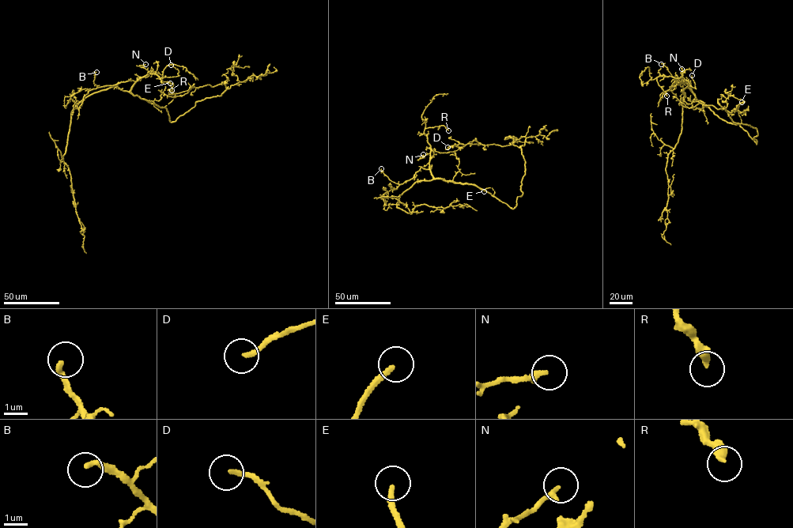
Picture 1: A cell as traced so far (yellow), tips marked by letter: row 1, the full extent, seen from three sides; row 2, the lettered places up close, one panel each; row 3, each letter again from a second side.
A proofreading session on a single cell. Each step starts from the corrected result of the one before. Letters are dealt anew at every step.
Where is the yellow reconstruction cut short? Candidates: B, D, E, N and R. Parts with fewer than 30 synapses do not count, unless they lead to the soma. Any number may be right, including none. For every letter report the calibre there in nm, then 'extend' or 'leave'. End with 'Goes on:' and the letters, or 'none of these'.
B: 220 nm | leave
D: 180 nm | leave
E: 220 nm | extend
N: 180 nm | leave
R: 320 nm | leave
Goes on: E

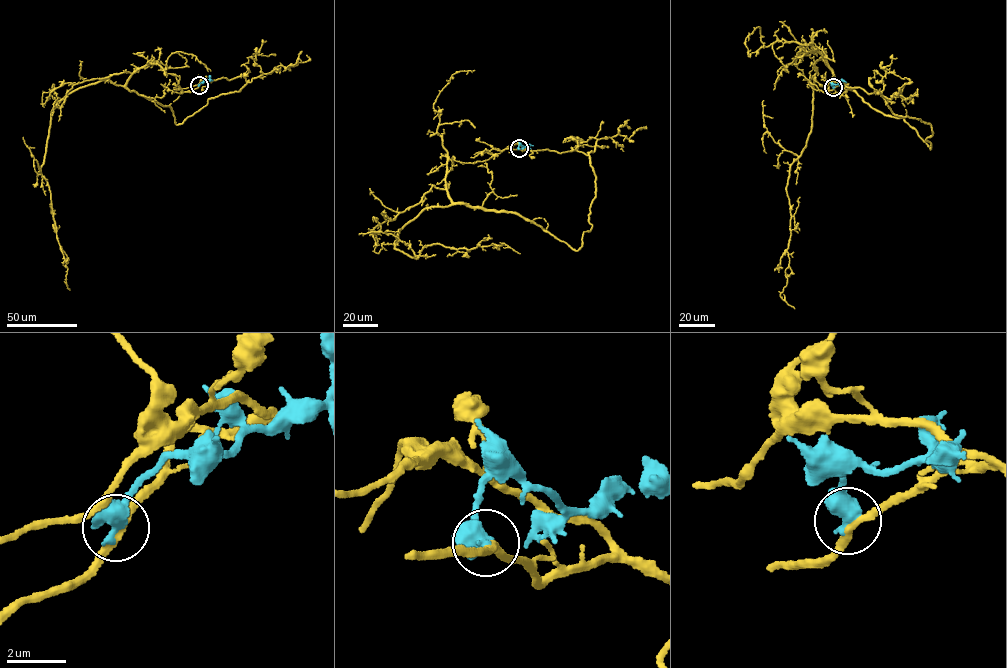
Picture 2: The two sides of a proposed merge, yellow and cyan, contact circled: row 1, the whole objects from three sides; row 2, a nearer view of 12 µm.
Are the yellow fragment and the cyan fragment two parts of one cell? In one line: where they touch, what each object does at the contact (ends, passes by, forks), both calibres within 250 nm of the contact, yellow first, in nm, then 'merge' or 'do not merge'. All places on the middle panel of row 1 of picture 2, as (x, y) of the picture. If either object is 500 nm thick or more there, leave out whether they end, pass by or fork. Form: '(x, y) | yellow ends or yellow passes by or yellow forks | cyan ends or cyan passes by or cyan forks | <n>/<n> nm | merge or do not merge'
(519, 148) | 240/500 nm | do not merge

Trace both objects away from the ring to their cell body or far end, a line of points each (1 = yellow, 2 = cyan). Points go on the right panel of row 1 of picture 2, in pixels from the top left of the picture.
1: (833, 87), (929, 123), (930, 149), (815, 61), (786, 191), (780, 295), (794, 308)
2: (833, 87), (832, 84), (846, 82)

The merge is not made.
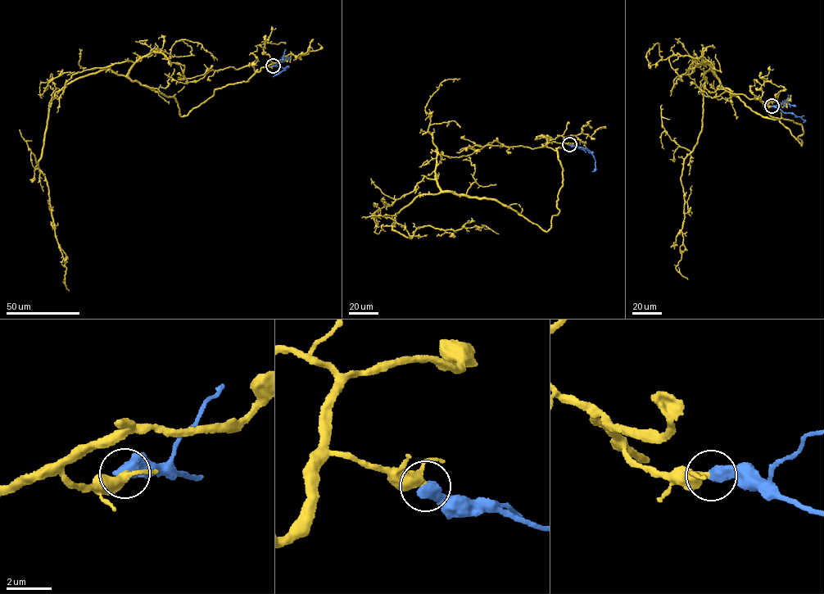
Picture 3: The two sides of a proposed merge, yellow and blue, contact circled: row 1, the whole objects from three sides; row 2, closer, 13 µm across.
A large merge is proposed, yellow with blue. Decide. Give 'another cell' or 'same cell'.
same cell

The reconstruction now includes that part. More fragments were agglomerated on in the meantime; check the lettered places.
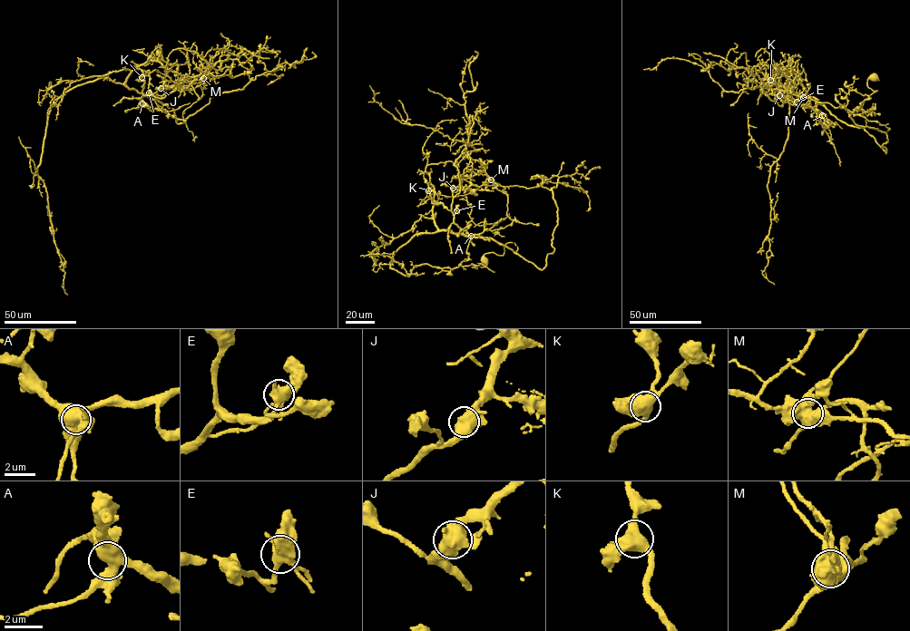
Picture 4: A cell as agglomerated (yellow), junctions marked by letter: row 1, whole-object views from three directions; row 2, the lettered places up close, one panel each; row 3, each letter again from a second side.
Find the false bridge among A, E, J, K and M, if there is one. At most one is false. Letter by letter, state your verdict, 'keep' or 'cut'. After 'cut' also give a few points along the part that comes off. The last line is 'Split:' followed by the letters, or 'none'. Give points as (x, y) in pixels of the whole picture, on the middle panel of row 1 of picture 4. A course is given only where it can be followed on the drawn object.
A: keep
E: keep
J: keep
K: keep
M: cut; foreign part runs (491, 179), (481, 164), (469, 155), (466, 143), (450, 139), (431, 128), (402, 123), (375, 101), (369, 85)
Split: M

